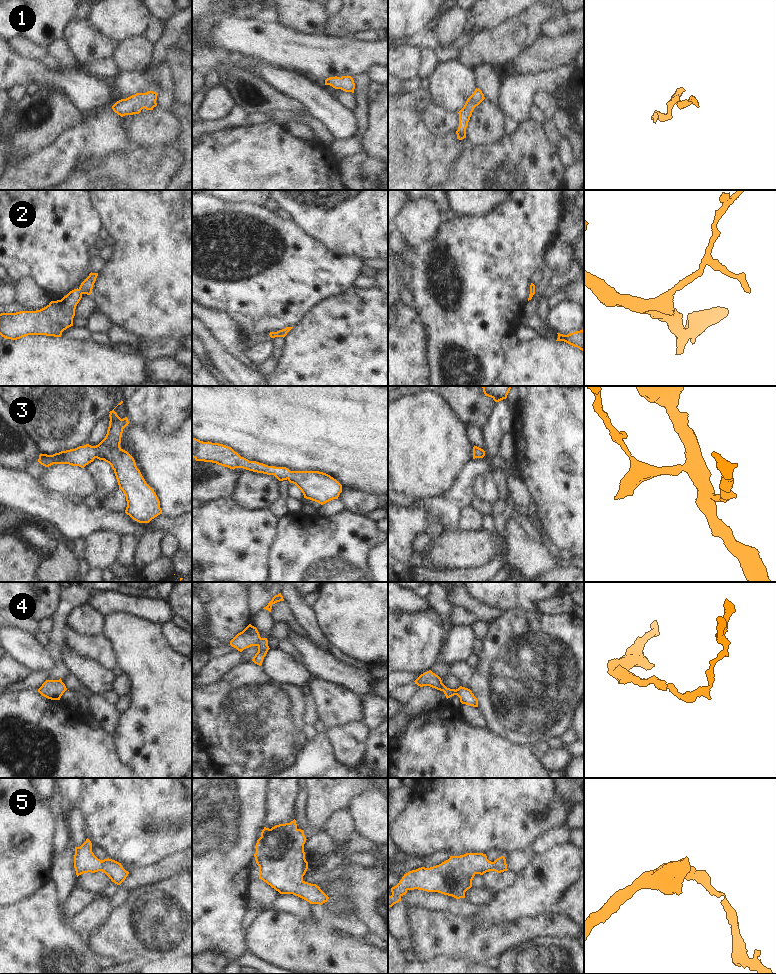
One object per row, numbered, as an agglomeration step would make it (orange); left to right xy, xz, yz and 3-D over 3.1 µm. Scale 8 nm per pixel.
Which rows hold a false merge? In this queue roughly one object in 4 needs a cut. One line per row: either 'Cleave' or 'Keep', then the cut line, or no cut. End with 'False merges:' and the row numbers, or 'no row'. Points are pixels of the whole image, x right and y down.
1: Keep. No split
2: Keep. No split
3: Keep. No split
4: Cleave. Split along xz (260, 637), (257, 645)
5: Keep. No split
False merges: 4

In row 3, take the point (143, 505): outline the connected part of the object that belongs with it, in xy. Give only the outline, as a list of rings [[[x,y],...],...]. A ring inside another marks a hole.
[[[123,401],[118,405],[121,405],[122,403]],[[114,409],[109,412],[110,421],[107,434],[98,445],[91,446],[86,444],[75,449],[55,453],[53,455],[40,454],[38,462],[45,467],[49,467],[53,464],[69,464],[84,468],[89,463],[93,462],[95,458],[104,460],[111,465],[114,470],[119,489],[121,489],[126,496],[127,507],[125,513],[139,523],[149,523],[152,519],[162,514],[160,501],[154,490],[146,483],[140,470],[136,466],[134,458],[120,447],[123,429],[128,426],[129,421],[127,417],[121,419]]]

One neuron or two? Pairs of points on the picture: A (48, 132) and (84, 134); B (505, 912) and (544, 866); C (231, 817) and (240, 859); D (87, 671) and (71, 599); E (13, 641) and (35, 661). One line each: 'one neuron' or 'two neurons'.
A: two neurons
B: one neuron
C: one neuron
D: two neurons
E: one neuron

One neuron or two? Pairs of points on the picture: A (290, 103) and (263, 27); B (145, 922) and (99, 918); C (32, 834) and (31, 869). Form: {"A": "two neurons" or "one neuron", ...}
{"A": "two neurons", "B": "two neurons", "C": "one neuron"}

